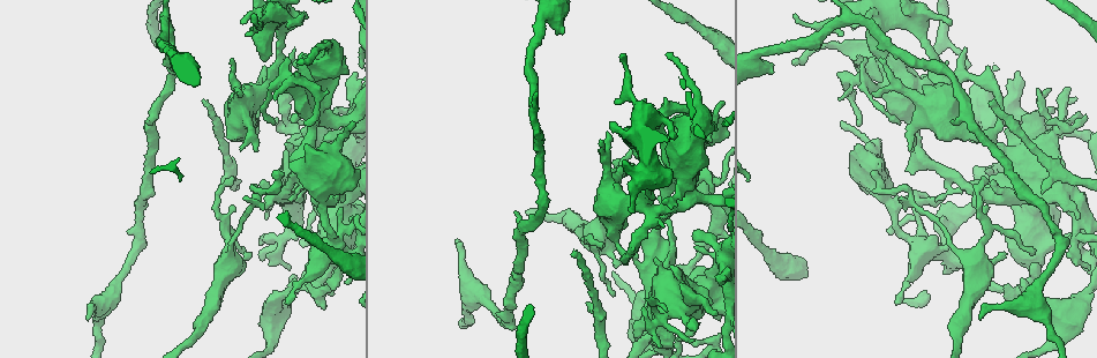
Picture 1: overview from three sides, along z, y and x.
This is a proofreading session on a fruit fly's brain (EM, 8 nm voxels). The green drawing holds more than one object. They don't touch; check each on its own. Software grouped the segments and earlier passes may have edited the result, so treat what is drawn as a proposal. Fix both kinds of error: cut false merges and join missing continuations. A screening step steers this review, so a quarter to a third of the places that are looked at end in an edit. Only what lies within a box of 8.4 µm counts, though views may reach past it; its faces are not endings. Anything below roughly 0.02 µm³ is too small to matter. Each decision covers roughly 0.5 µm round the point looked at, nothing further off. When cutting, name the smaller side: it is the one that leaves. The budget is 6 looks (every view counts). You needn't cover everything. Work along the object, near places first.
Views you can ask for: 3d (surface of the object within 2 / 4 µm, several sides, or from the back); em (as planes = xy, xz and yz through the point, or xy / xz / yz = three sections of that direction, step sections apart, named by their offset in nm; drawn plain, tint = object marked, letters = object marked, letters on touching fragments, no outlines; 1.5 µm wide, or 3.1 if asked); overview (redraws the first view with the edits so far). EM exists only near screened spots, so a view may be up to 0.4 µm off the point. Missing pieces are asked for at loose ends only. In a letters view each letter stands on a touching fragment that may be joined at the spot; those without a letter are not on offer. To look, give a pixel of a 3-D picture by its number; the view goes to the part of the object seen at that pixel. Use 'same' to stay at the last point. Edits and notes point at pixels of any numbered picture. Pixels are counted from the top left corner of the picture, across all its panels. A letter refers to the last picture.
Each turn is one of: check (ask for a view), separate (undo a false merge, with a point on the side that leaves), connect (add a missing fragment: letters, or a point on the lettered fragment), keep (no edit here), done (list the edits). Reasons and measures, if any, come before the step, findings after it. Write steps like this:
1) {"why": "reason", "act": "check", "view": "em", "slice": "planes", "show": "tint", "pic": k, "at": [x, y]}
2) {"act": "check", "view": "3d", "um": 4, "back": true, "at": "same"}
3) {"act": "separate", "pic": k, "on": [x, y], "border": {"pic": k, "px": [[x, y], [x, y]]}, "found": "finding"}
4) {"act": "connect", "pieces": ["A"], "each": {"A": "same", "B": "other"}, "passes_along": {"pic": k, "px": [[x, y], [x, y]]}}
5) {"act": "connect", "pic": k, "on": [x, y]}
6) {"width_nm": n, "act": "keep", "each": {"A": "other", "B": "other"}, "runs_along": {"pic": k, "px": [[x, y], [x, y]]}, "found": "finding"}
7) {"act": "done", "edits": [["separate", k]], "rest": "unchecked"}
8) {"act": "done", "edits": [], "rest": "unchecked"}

{"why": "thin end", "act": "check", "view": "em", "slice": "planes", "show": "tint", "pic": 1, "at": [602, 248]}

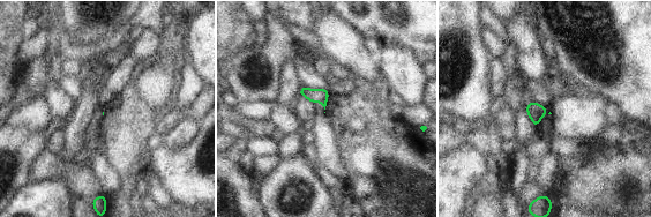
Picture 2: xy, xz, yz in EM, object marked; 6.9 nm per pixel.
{"why": "see the neighbours", "act": "check", "view": "em", "slice": "planes", "show": "letters", "at": "same"}

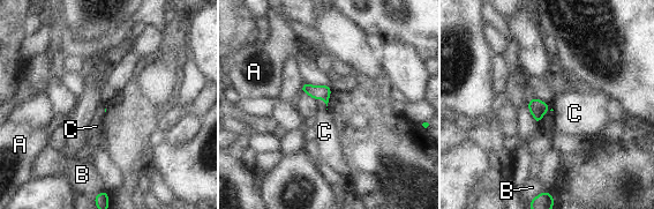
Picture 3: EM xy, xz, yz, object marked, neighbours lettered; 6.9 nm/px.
{"act": "connect", "pieces": ["C"], "each": {"A": "other", "B": "other", "C": "same"}, "found": "it goes on there"}

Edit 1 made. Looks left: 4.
{"act": "check", "view": "overview"}

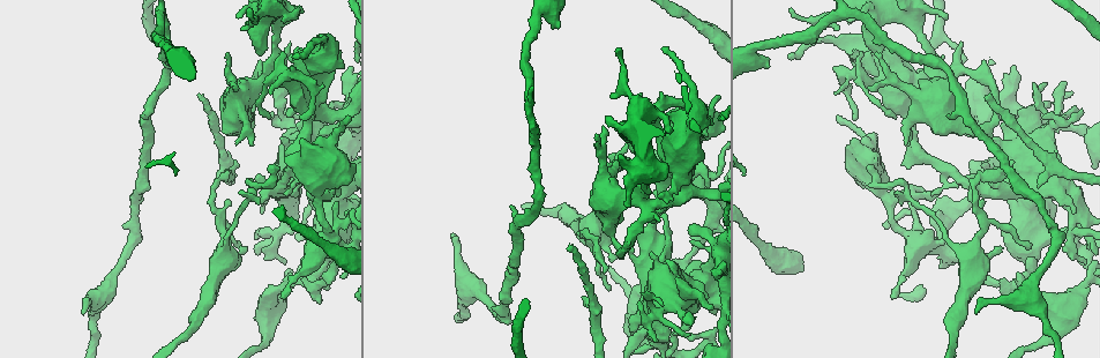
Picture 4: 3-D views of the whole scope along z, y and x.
{"why": "an open end", "act": "check", "view": "3d", "um": 4, "pic": 4, "at": [81, 313]}

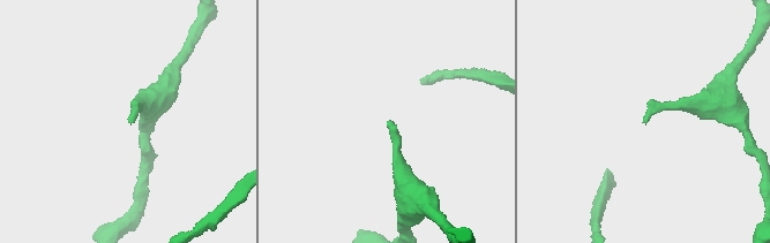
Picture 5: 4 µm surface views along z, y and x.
{"why": "need the tissue", "act": "check", "view": "em", "slice": "xz", "step": 4, "show": "tint", "pic": 5, "at": [128, 120]}

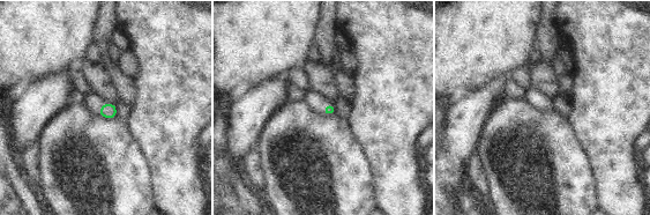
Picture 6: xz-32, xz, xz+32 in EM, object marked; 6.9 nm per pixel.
{"act": "check", "view": "em", "slice": "planes", "show": "letters", "at": "same"}

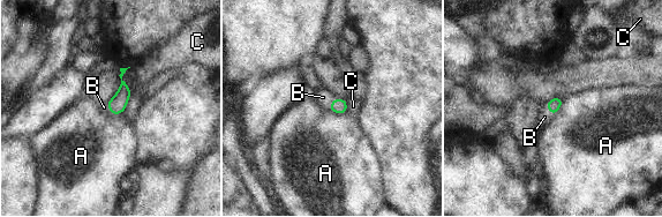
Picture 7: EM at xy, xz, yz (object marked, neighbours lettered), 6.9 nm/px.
{"act": "connect", "pieces": ["B"], "each": {"A": "other", "B": "same", "C": "other"}, "passes_along": {"pic": 7, "px": [[339, 105], [331, 103], [323, 97]]}, "found": "it goes on there"}

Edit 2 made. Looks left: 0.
{"act": "done", "edits": [["connect", 3], ["connect", 7]], "rest": "unchecked"}

